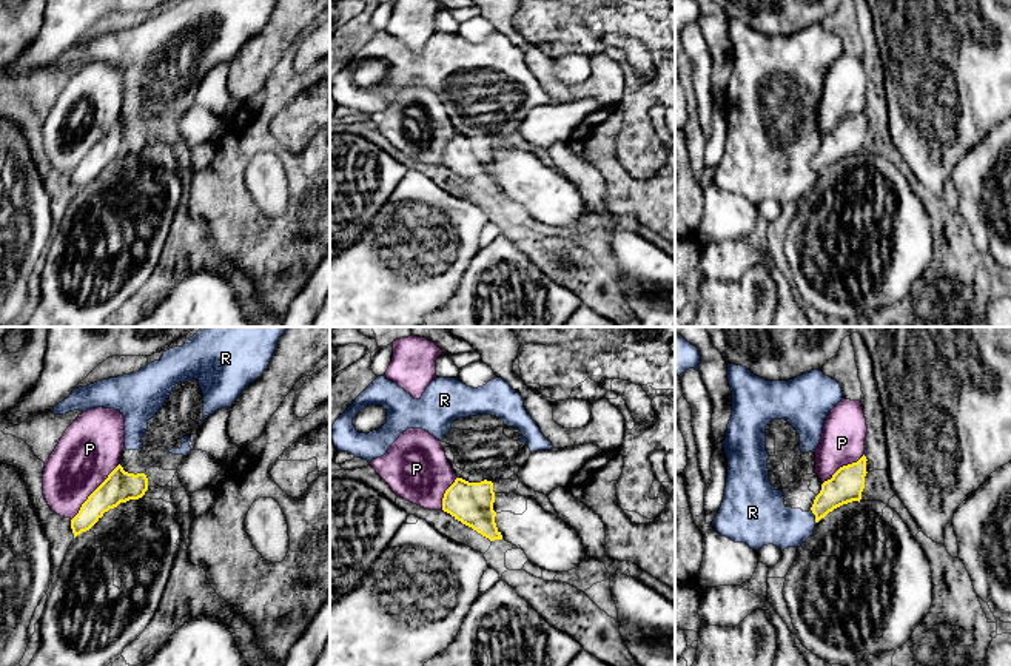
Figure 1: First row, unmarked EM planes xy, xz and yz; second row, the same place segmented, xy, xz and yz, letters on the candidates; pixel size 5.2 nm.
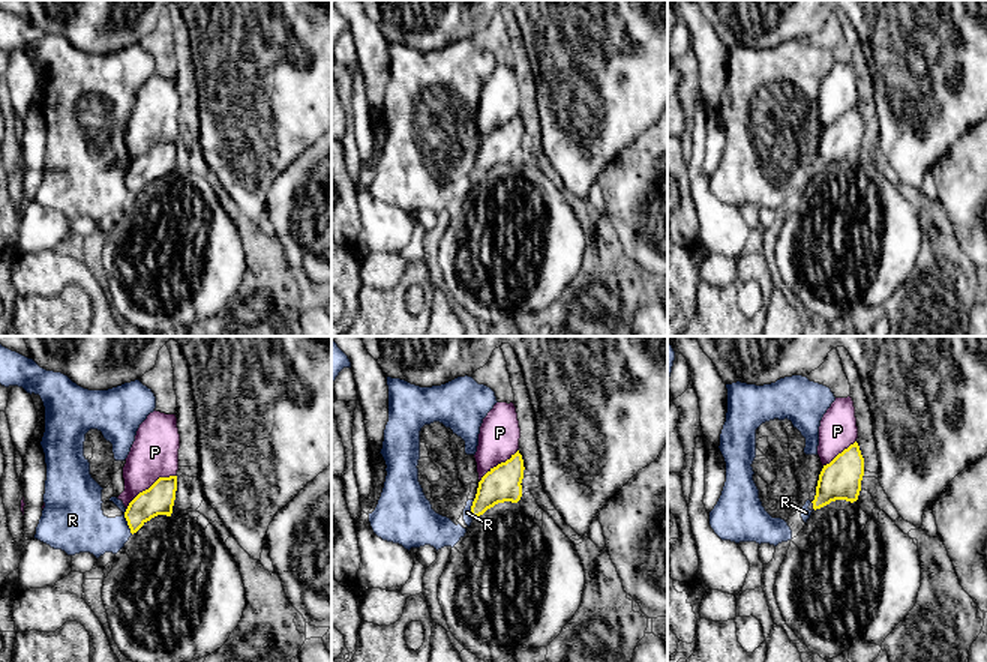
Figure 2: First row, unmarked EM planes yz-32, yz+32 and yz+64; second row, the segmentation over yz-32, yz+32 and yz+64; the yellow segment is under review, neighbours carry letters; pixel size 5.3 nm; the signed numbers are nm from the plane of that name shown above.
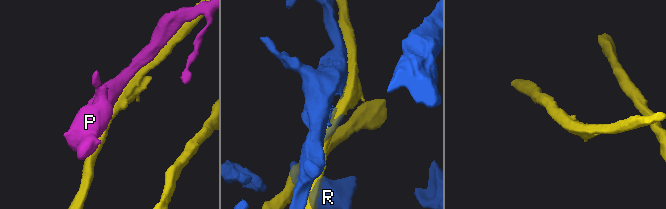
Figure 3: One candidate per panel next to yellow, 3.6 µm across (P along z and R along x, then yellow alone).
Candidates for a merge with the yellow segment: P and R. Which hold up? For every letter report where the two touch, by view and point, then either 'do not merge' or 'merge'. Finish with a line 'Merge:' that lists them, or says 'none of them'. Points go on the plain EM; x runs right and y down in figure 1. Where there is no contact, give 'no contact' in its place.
P: meets yellow in xy at (93, 147); do not merge
R: meets yellow in yz at (811, 164); do not merge
Merge: none of them

